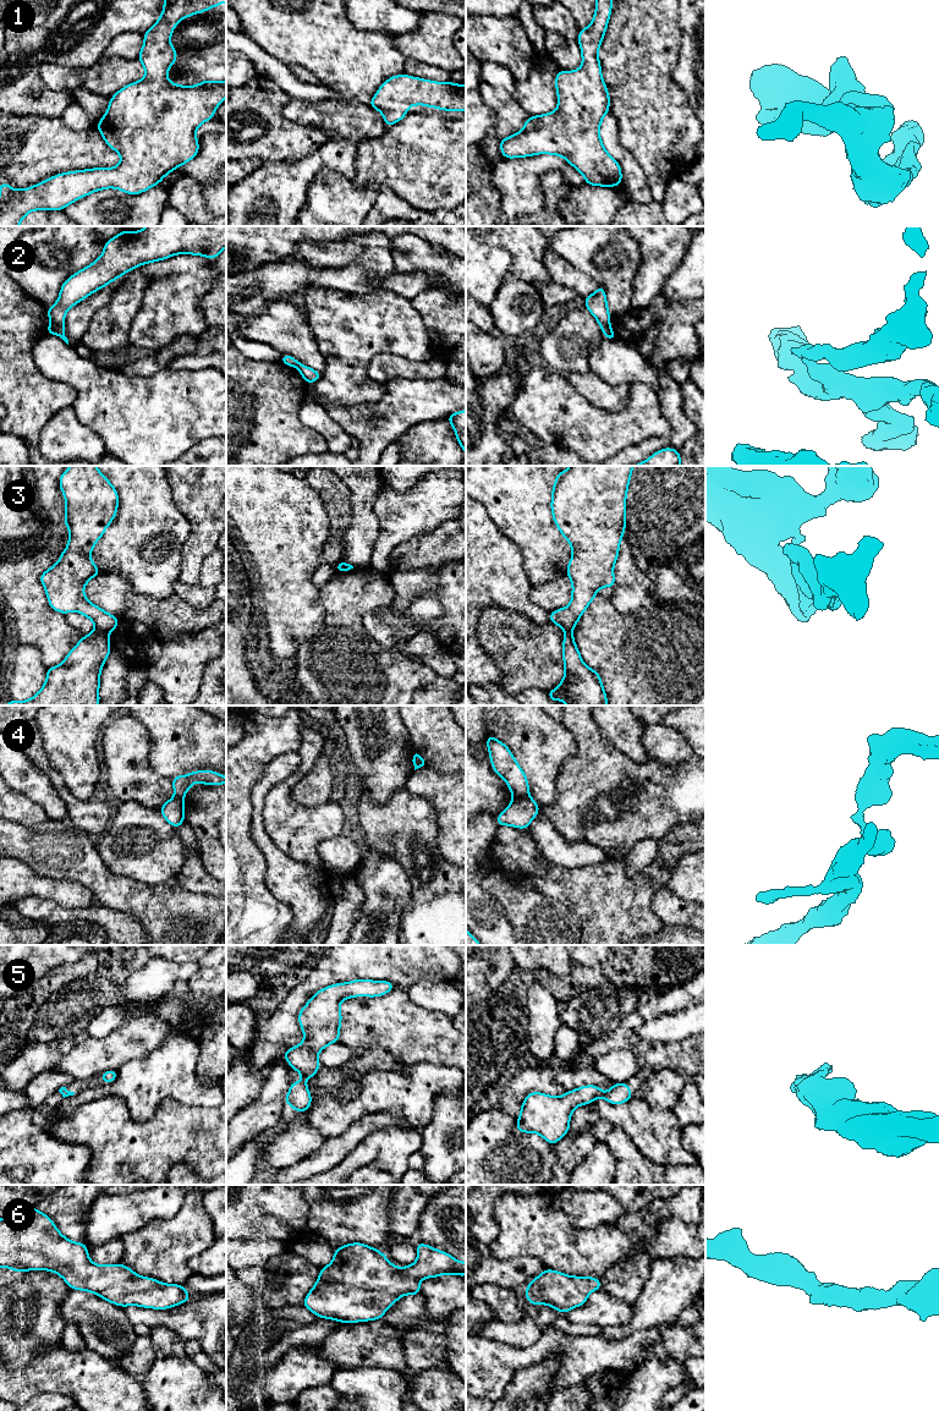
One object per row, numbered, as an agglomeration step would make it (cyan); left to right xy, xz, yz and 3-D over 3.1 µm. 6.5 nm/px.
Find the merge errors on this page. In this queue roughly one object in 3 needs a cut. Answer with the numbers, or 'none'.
2, 3, 4, 5

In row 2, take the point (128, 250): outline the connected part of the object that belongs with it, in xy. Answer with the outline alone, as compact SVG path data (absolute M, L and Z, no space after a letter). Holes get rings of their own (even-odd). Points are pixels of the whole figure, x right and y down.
M147 226L136 232L125 229L117 236L105 242L103 253L95 262L64 281L57 302L51 307L46 307L50 322L46 335L57 334L64 326L67 311L72 306L137 267L164 260L181 253L204 256L213 260L225 247L226 226Z

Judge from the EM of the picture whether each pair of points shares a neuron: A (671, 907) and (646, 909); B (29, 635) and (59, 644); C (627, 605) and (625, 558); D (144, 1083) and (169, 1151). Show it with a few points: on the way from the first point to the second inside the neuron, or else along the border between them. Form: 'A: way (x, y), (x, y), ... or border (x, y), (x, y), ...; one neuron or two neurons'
A: border (651, 900), (654, 915), (664, 926); two neurons
B: way (37, 635), (49, 635), (51, 637); one neuron
C: way (631, 593), (633, 587), (625, 570); one neuron
D: border (182, 1104), (164, 1099), (144, 1120), (126, 1105); two neurons

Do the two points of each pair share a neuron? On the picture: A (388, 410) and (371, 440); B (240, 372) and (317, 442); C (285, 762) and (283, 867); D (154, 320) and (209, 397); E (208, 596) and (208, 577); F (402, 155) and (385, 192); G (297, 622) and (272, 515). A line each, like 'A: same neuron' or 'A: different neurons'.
A: same neuron
B: same neuron
C: same neuron
D: different neurons
E: different neurons
F: different neurons
G: same neuron

